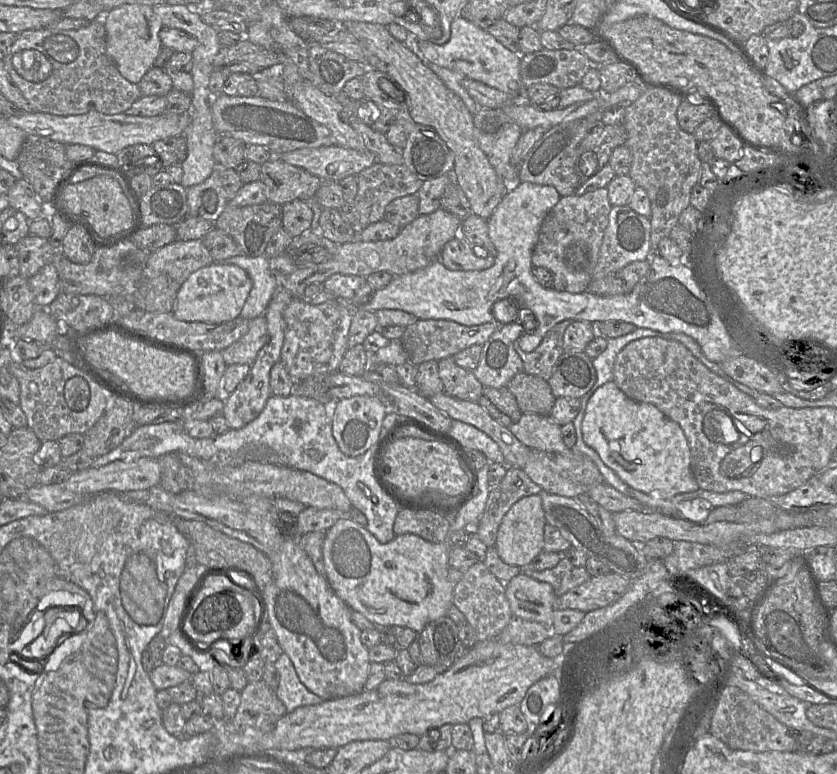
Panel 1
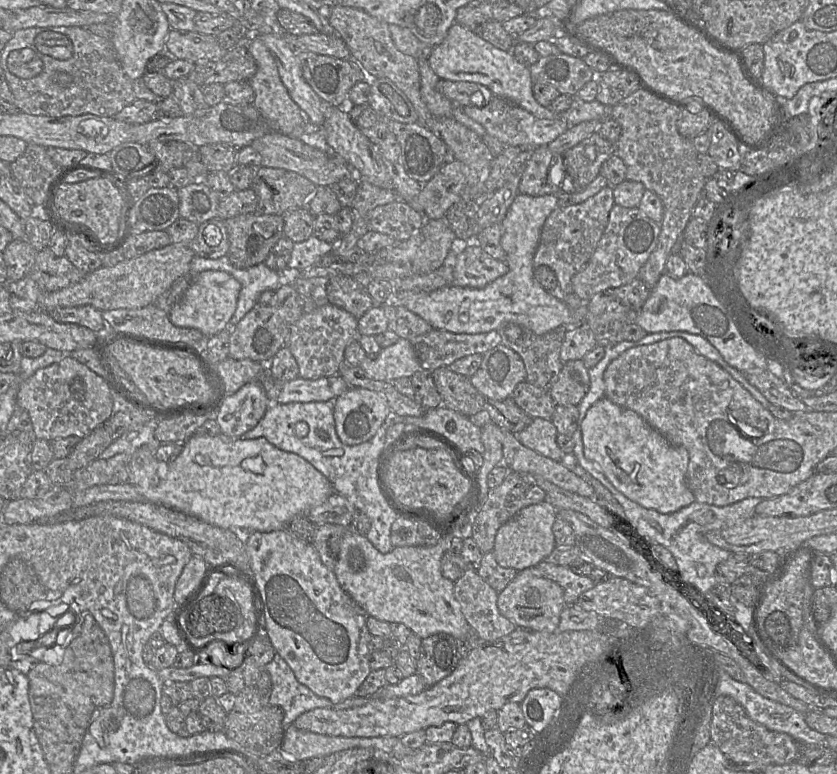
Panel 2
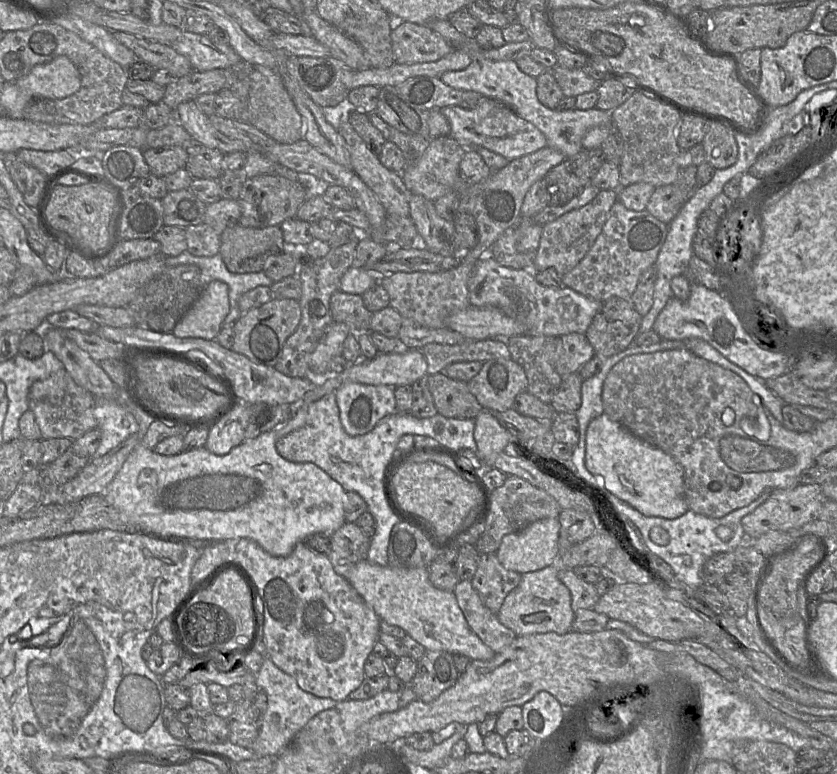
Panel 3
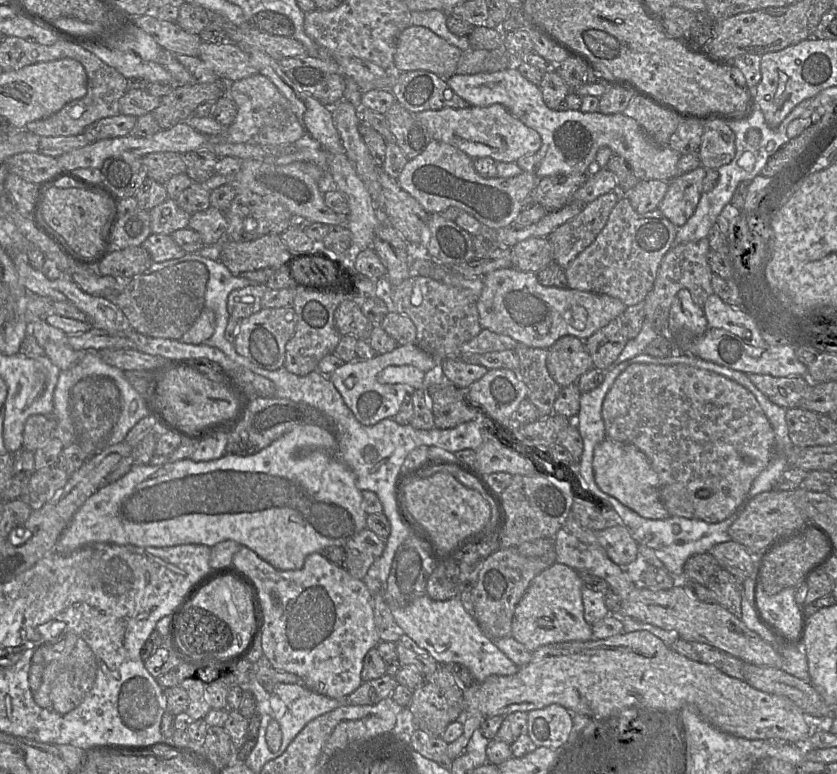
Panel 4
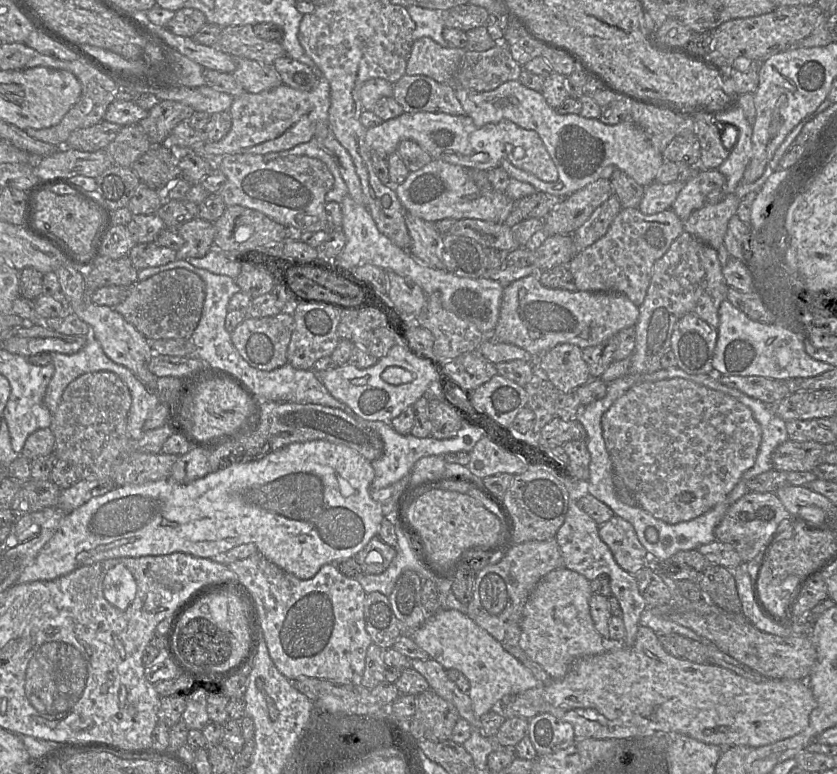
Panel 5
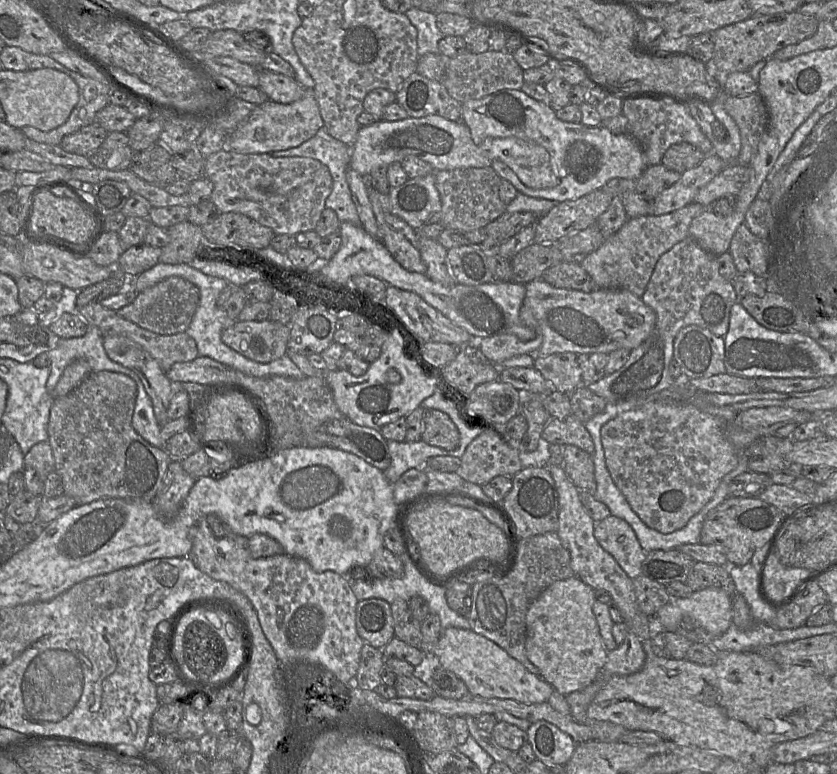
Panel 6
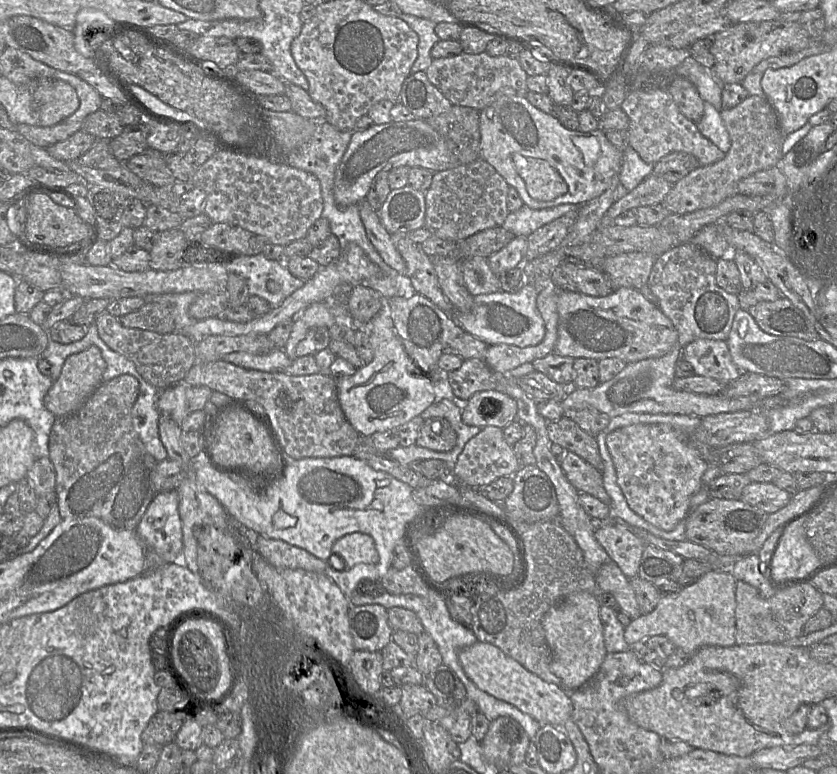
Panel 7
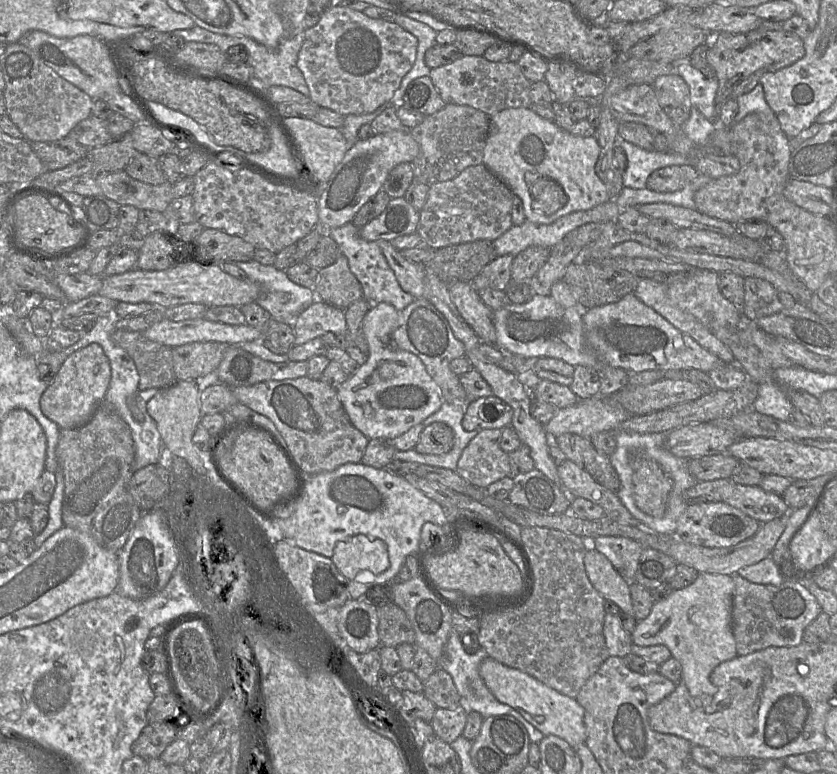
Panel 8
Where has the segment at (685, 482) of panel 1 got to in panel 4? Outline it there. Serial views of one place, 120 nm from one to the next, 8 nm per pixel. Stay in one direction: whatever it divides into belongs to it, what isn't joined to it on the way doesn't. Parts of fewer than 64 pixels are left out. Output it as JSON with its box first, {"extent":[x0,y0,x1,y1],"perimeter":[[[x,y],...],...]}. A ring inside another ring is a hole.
{"extent":[592,437,670,520],"perimeter":[[[606,437],[594,448],[592,467],[598,487],[641,517],[655,520],[670,517],[660,499],[658,474],[646,455],[633,444]]]}

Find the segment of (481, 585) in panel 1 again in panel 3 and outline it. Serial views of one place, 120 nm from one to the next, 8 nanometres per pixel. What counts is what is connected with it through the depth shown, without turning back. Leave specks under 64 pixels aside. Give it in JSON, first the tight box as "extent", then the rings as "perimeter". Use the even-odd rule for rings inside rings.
{"extent":[454,580,517,653],"perimeter":[[[460,580],[454,588],[454,594],[470,628],[495,653],[515,640],[517,635],[484,605],[470,580]]]}

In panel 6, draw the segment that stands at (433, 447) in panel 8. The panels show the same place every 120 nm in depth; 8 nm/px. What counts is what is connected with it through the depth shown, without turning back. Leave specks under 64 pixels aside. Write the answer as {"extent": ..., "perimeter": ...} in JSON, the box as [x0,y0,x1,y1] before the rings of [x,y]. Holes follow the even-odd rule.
{"extent":[421,409,460,450],"perimeter":[[[427,409],[423,417],[421,440],[431,446],[454,450],[459,446],[460,433],[448,414]]]}

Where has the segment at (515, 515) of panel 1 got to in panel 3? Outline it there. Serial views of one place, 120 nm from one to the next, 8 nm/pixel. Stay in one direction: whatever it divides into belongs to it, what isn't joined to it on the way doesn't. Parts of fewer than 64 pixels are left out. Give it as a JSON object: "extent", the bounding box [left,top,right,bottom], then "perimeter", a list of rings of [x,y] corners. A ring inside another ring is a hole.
{"extent":[496,517,560,574],"perimeter":[[[557,517],[532,522],[503,537],[496,551],[504,568],[525,574],[556,564],[559,558],[560,523]]]}

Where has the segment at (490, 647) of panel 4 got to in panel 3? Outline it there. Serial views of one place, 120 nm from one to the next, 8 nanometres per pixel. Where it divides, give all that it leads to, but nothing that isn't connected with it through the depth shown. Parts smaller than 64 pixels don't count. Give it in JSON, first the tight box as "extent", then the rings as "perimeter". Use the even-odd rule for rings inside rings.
{"extent":[347,559,495,660],"perimeter":[[[364,559],[351,569],[347,580],[380,620],[401,627],[426,650],[462,654],[471,660],[490,660],[495,656],[470,628],[454,592],[433,586],[428,568],[380,566]]]}

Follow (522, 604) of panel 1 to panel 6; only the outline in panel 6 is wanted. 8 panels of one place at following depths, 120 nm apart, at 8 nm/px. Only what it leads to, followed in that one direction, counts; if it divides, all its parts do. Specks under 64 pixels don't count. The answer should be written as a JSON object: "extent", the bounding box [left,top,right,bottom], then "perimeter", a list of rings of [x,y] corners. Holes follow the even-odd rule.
{"extent":[525,576,609,696],"perimeter":[[[574,576],[551,584],[537,597],[527,611],[525,654],[530,662],[540,670],[542,678],[563,696],[590,685],[599,676],[606,663],[609,652],[605,648],[593,613],[595,601],[594,589]]]}

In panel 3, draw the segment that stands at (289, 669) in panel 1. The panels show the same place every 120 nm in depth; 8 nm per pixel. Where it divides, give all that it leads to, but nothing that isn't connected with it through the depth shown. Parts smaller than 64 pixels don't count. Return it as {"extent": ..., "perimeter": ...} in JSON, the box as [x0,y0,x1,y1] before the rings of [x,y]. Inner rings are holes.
{"extent":[251,657,337,757],"perimeter":[[[265,657],[263,666],[256,674],[256,684],[267,695],[263,724],[251,749],[257,757],[279,755],[311,718],[337,704],[331,698],[320,698],[302,690],[296,680],[279,669],[269,657]]]}

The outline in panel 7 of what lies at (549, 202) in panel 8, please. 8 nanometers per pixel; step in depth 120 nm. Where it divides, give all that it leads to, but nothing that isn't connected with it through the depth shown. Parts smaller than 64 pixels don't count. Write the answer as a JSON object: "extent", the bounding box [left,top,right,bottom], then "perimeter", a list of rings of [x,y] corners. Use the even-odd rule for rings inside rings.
{"extent":[513,154,567,201],"perimeter":[[[514,154],[513,163],[533,199],[551,201],[567,192],[566,182],[546,160]]]}

